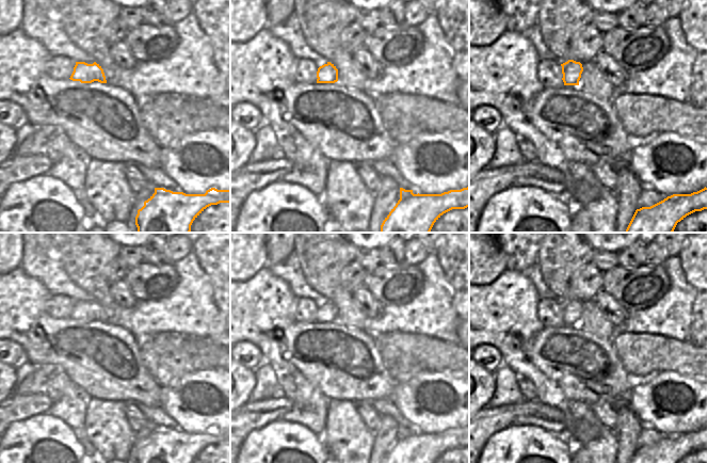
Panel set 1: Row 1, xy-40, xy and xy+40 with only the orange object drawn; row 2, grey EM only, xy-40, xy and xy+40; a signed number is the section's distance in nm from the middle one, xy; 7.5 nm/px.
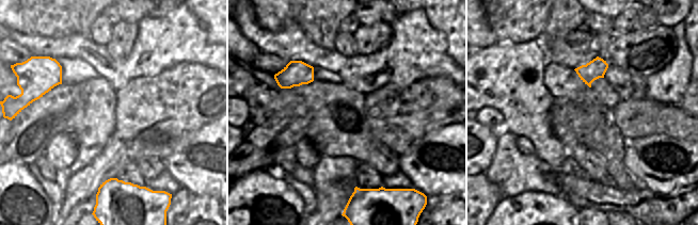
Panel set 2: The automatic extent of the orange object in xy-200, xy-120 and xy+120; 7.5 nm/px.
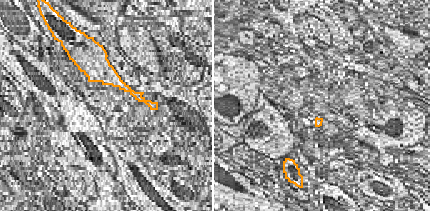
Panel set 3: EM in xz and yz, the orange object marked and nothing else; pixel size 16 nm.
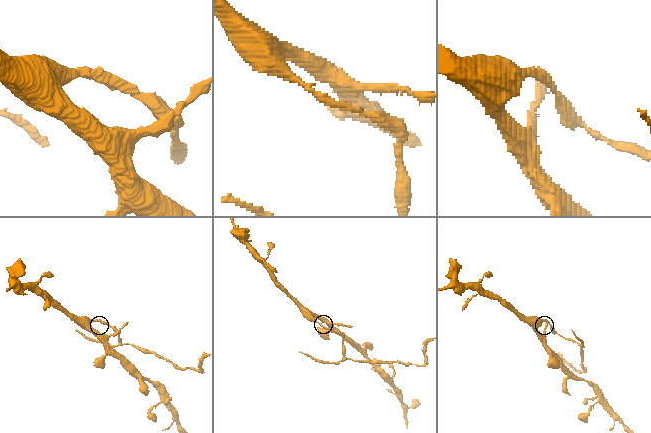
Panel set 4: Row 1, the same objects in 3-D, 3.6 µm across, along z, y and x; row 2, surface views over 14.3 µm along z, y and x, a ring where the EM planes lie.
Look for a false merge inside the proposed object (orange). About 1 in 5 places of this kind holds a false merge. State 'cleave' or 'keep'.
cleave

